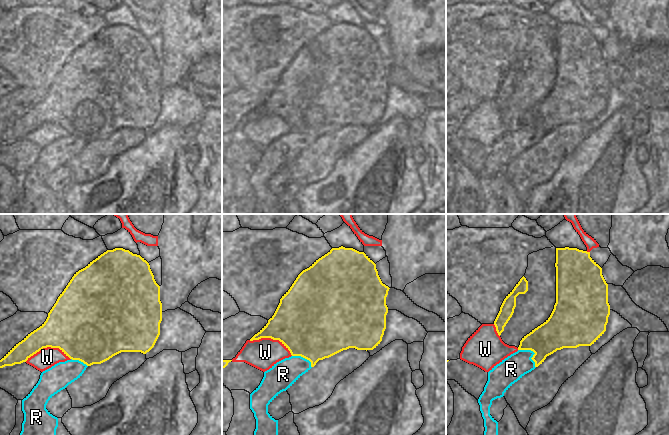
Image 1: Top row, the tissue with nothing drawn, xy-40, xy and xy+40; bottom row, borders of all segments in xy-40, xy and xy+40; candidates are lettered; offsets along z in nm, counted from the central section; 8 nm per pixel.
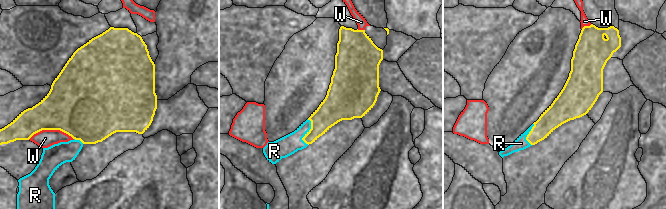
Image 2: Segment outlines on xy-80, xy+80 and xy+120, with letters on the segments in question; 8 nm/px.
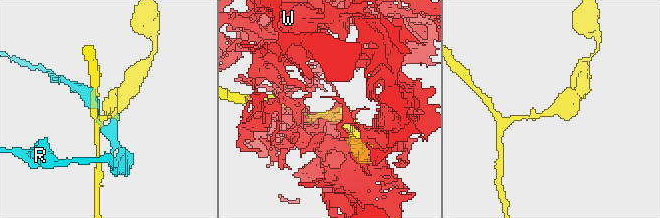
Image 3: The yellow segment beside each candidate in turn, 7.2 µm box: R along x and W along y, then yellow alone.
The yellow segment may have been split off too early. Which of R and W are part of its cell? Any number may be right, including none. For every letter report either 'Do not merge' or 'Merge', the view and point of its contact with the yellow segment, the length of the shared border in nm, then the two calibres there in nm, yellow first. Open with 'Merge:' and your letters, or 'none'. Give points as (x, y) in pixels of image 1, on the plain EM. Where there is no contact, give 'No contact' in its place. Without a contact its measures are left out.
Merge: none
R: Do not merge. Touches yellow at xy+40 (533, 127). Shared border 200 nm. Thickness 260 nm (yellow) against 200 nm
W: Do not merge. Touches yellow at xy-40 (47, 122). Shared border 360 nm. Thickness 400 nm (yellow) against 160 nm.

